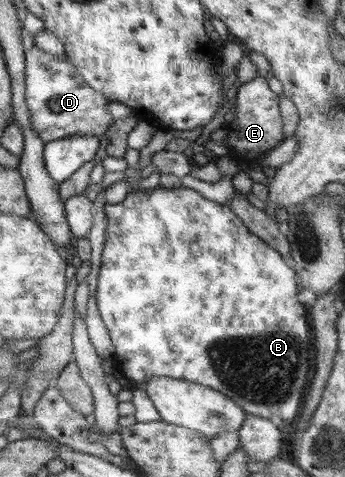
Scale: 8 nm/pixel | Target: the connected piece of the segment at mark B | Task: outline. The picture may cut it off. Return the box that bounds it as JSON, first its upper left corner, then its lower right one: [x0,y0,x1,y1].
[96,186,314,425]

